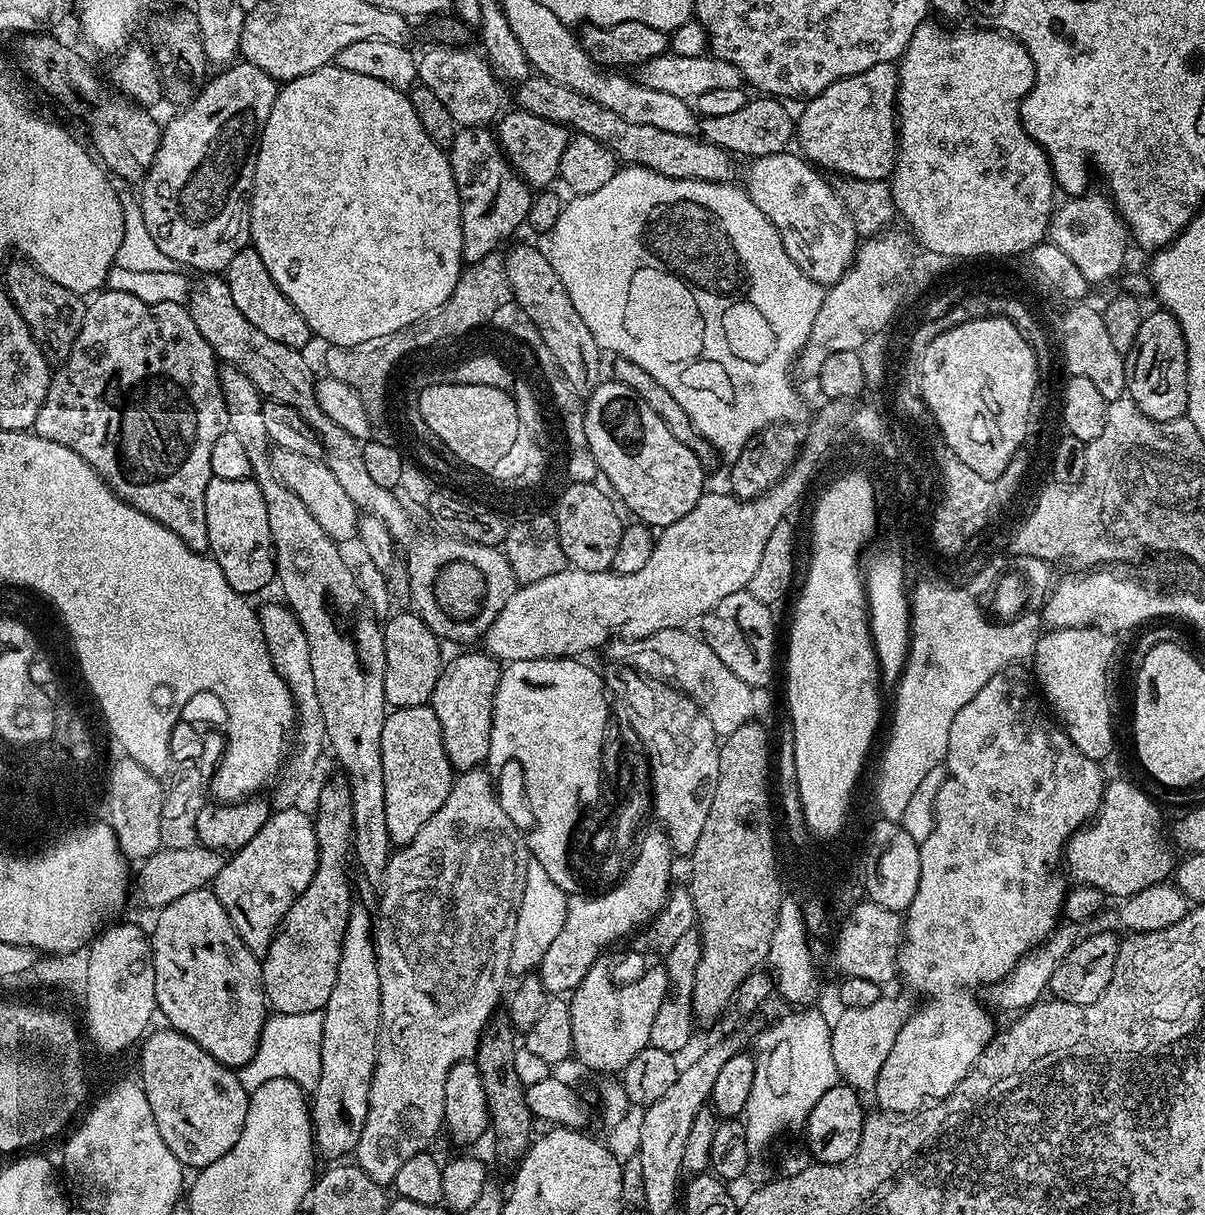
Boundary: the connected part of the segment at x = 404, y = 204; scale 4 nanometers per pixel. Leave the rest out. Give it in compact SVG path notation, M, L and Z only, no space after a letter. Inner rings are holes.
M335 63L328 64L325 68L319 68L310 74L302 74L298 78L287 81L277 91L274 110L270 110L270 118L266 118L264 128L260 131L260 149L256 151L256 169L254 170L254 182L252 183L250 211L252 214L251 247L256 249L258 258L262 258L262 263L266 265L266 270L270 270L270 278L274 278L278 290L282 290L282 294L286 294L286 298L296 307L298 314L302 314L302 318L306 318L313 337L319 338L321 336L325 340L323 342L325 345L337 344L338 346L358 347L364 342L370 342L371 339L394 334L398 330L418 322L418 318L438 310L438 306L445 304L450 298L454 286L460 281L462 265L464 264L464 255L462 254L462 218L460 217L458 190L454 186L454 174L450 170L447 151L440 148L434 142L430 142L430 134L426 134L426 130L422 130L422 122L418 122L418 114L414 114L411 95L405 94L401 89L394 86L386 86L386 82L378 82L378 78L369 78L367 74L353 74L351 70L342 70L336 67Z

